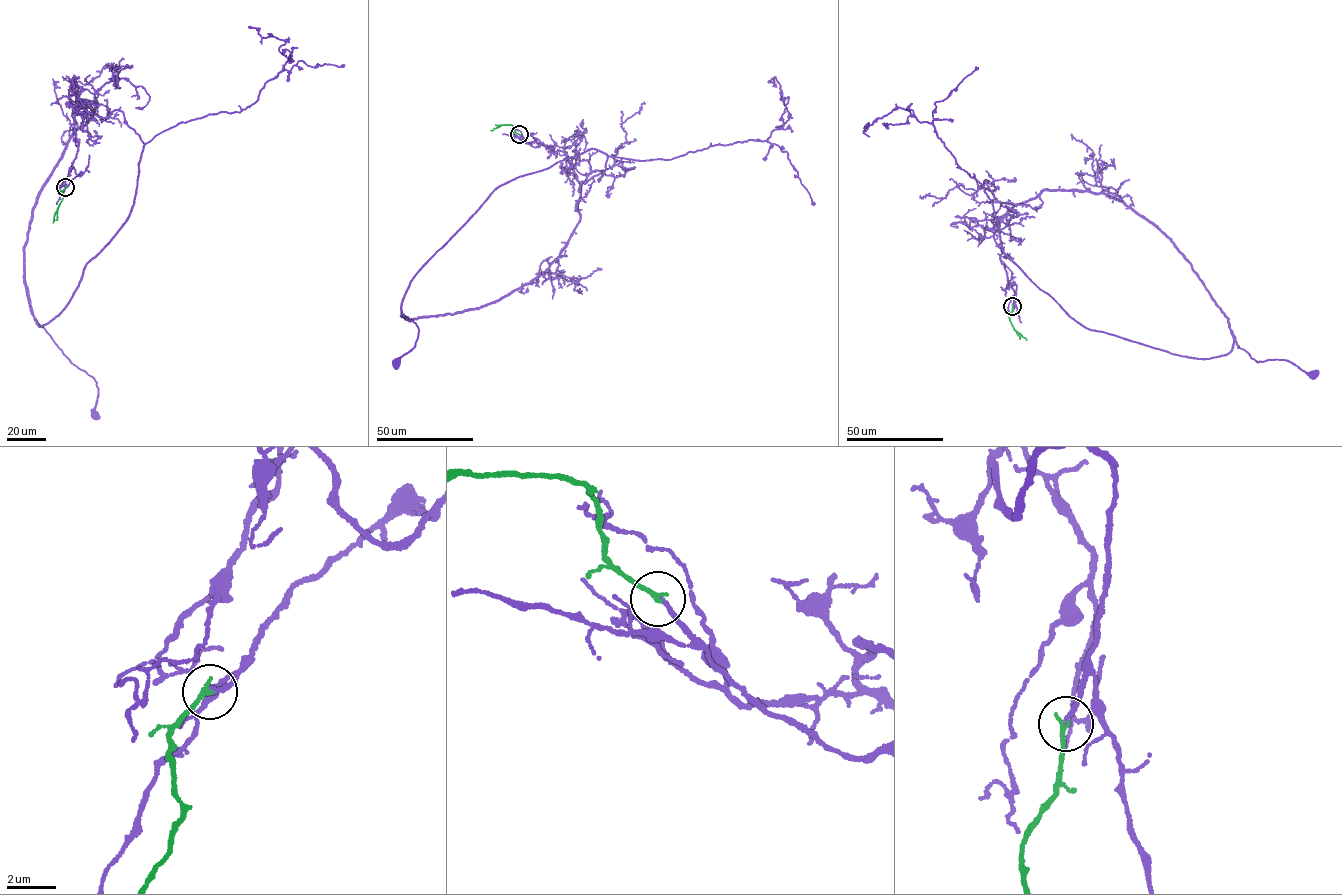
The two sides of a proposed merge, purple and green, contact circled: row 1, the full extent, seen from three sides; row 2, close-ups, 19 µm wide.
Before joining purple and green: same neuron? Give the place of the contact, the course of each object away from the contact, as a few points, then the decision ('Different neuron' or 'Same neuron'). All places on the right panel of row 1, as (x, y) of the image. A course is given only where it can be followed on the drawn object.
Place: (1012, 306). Course of purple: (1012, 305), (994, 238), (1003, 215), (1043, 191), (1104, 194), (1170, 239), (1237, 347), (1313, 375). Course of green: (1012, 305), (1009, 320), (1026, 340). Same neuron

